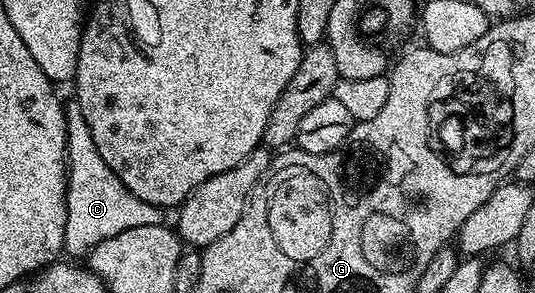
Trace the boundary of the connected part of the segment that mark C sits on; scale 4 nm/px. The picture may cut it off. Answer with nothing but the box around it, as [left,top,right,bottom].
[64,101,162,259]

